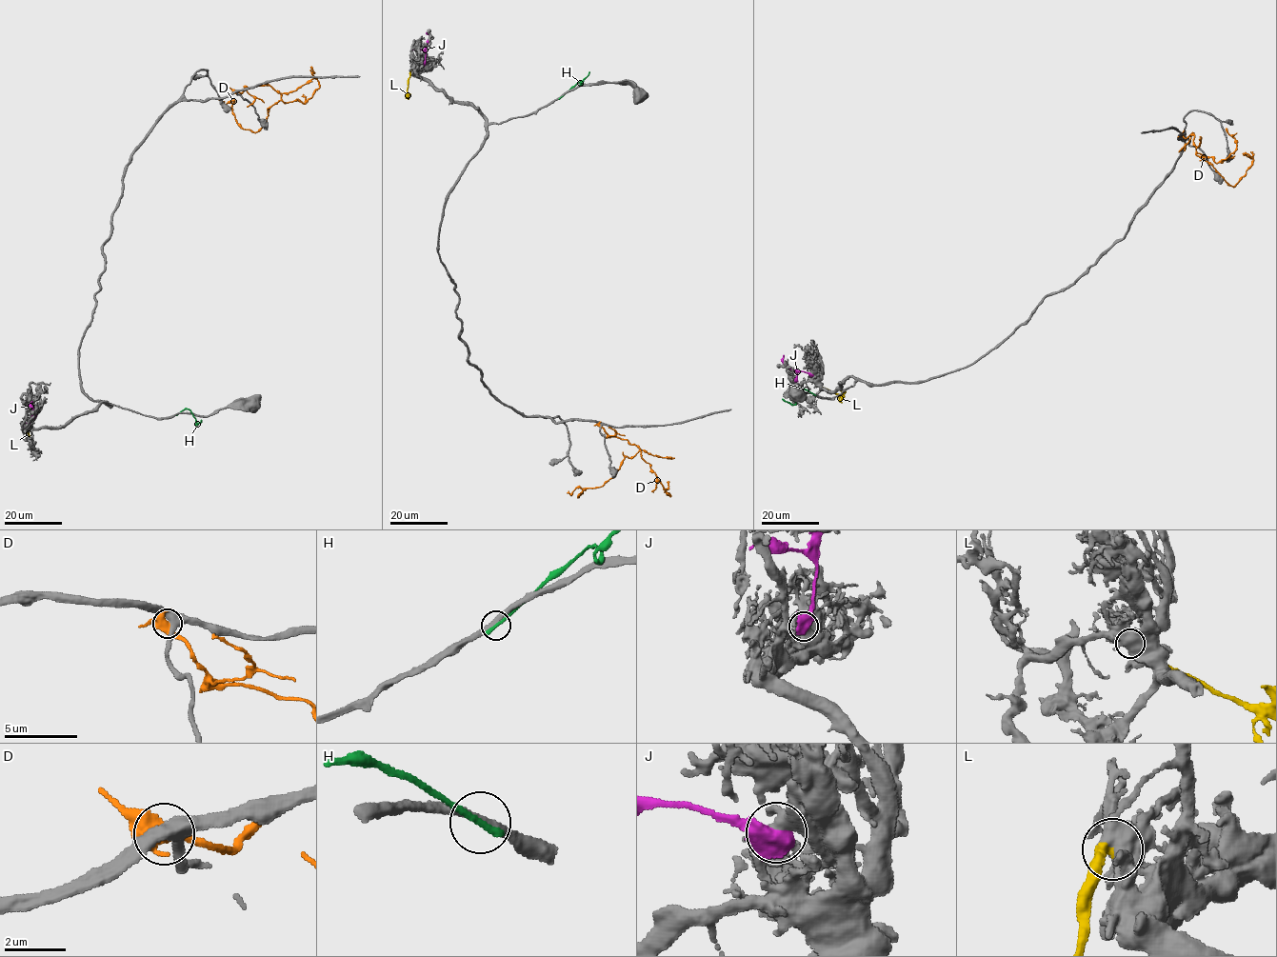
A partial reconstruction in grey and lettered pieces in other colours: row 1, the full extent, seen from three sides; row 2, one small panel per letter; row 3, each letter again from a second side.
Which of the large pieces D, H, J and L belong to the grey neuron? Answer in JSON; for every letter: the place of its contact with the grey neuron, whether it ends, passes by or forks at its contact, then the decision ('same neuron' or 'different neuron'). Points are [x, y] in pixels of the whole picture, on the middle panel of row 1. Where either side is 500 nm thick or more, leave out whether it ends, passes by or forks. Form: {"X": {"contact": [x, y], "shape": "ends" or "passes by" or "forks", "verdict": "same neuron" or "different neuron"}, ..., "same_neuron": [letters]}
{"D": {"contact": [600, 425], "shape": "forks", "verdict": "different neuron"}, "H": {"contact": [561, 97], "shape": "ends", "verdict": "different neuron"}, "J": {"contact": [423, 65], "verdict": "different neuron"}, "L": {"contact": [412, 68], "verdict": "same neuron"}, "same_neuron": ["L"]}

